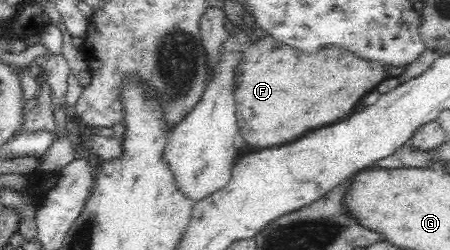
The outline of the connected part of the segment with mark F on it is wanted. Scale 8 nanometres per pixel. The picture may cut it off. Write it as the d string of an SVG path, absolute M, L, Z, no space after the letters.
M263 33L247 47L243 63L237 68L238 134L247 146L265 149L291 143L317 128L345 120L359 101L387 79L388 68L338 45L303 52Z

